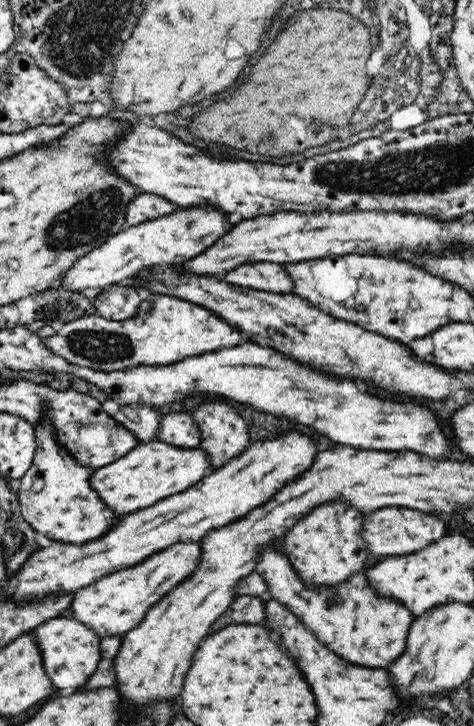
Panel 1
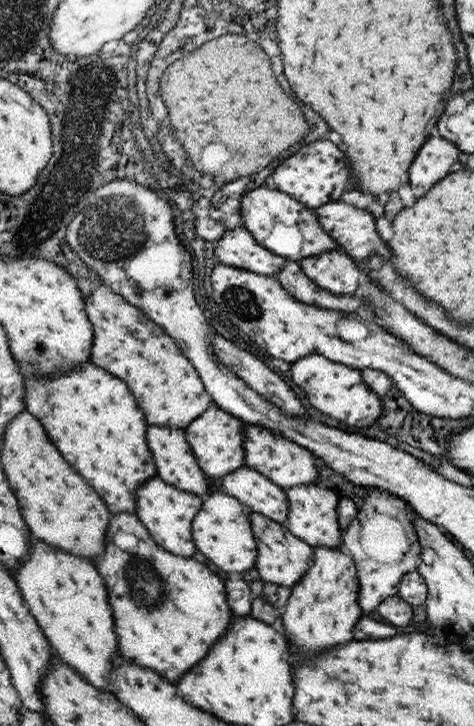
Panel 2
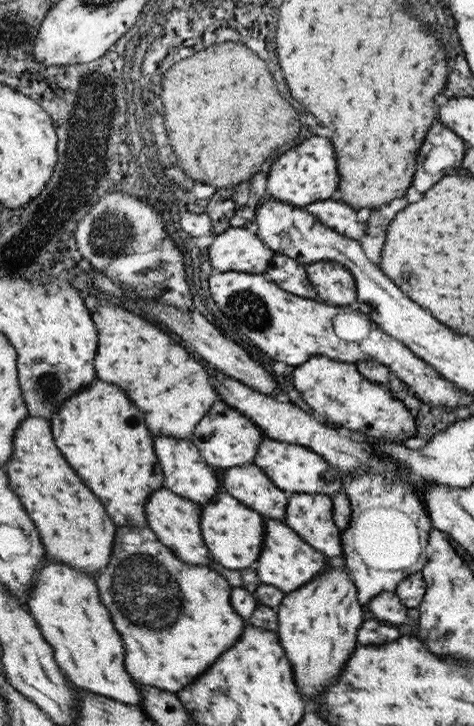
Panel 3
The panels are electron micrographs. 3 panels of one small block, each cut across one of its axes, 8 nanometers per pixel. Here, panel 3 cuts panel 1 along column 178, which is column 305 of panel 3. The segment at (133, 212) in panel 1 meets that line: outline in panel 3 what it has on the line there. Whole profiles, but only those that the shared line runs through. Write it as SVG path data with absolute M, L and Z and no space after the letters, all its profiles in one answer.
M319 200L313 202L309 206L305 206L305 210L309 214L313 214L321 224L325 224L327 228L333 228L339 234L345 234L345 238L349 240L361 240L365 236L365 224L357 220L357 212L355 208L343 204L341 200Z

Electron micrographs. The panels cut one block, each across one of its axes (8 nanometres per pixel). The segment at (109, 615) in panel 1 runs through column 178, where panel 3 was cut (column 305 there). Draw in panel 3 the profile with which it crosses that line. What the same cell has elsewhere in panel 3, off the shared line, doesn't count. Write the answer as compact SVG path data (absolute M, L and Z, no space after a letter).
M265 520L265 550L261 550L261 556L257 558L257 578L261 584L281 590L285 596L293 590L301 590L301 586L307 586L323 574L329 568L329 558L321 552L317 552L313 546L309 546L305 540L297 536L297 532L277 520Z

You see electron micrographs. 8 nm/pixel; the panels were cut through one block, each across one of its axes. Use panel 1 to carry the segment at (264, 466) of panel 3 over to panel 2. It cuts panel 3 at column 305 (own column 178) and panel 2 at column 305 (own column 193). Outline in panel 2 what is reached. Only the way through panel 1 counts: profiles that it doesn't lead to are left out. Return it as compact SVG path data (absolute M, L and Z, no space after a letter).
M245 424L245 454L247 454L245 464L249 468L261 472L273 484L277 484L285 490L297 488L297 486L319 486L319 482L321 482L321 466L311 450L307 450L263 426Z

